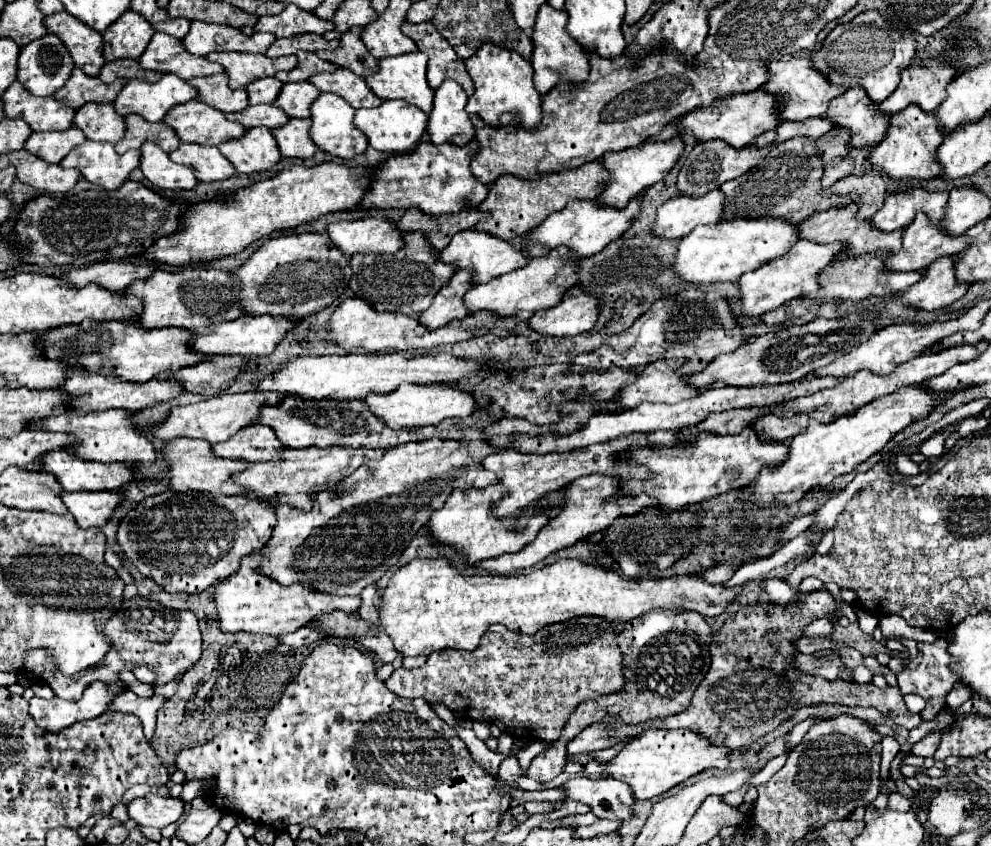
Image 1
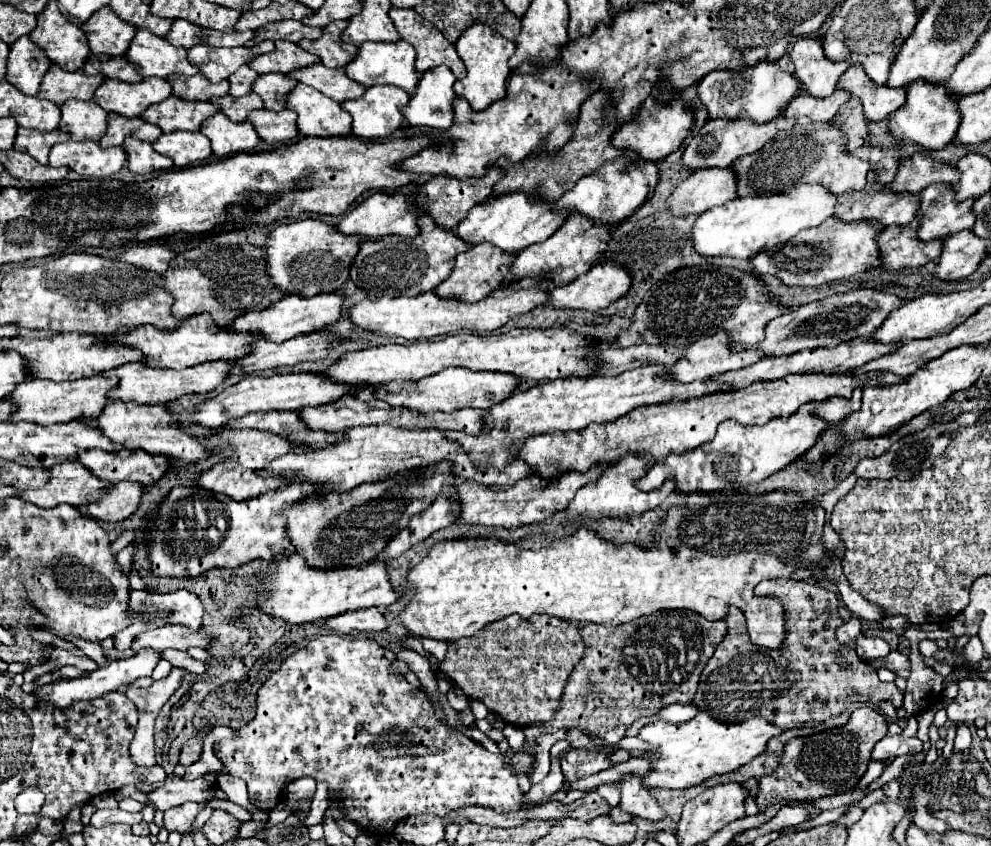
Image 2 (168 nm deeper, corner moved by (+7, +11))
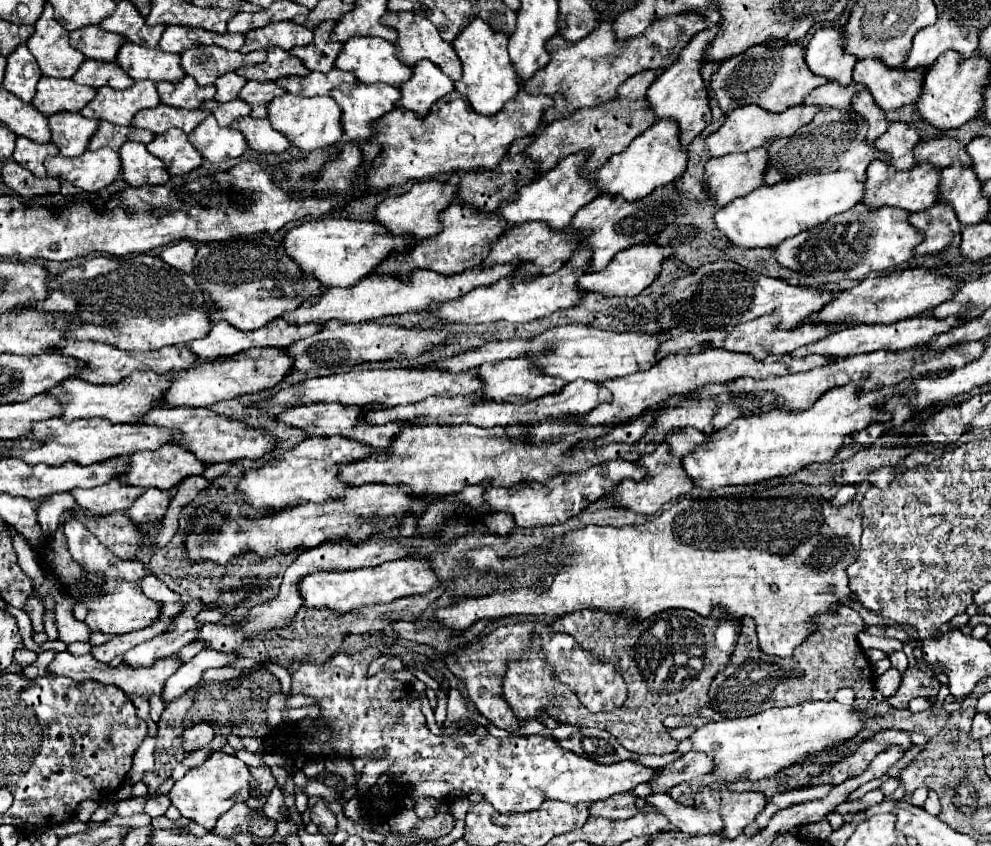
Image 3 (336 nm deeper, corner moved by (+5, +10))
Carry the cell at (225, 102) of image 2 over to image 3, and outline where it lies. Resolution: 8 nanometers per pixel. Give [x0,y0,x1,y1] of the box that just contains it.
[212,98,250,126]

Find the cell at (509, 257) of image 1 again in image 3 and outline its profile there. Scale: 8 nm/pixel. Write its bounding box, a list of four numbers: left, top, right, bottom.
[494,156,598,230]

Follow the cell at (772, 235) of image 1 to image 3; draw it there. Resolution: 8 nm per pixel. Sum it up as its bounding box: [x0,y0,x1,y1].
[714,172,864,248]

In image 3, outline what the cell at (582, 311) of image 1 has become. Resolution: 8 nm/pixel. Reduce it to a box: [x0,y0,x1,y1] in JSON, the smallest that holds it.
[578,244,670,298]

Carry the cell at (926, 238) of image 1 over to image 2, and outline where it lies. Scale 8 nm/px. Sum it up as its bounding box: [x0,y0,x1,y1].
[916,183,974,241]

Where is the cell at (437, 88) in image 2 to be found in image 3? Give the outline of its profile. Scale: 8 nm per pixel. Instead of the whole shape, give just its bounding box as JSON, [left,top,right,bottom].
[398,60,454,116]

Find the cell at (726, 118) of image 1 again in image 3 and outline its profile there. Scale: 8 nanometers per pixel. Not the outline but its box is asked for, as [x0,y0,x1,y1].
[710,40,826,112]

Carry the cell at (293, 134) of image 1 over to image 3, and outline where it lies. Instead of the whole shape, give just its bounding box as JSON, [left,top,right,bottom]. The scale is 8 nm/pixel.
[232,116,290,152]

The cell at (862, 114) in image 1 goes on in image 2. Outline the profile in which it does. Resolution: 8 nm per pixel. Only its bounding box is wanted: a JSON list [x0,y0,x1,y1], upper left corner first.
[838,65,904,121]

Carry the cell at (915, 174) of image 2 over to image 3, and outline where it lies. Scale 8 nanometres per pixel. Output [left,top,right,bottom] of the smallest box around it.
[914,138,970,170]

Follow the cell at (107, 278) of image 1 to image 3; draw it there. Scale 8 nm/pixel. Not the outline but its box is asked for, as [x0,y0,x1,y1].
[160,242,196,274]

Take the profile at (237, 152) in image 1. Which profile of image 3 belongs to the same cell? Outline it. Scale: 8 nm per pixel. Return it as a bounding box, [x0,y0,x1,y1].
[188,116,248,164]

